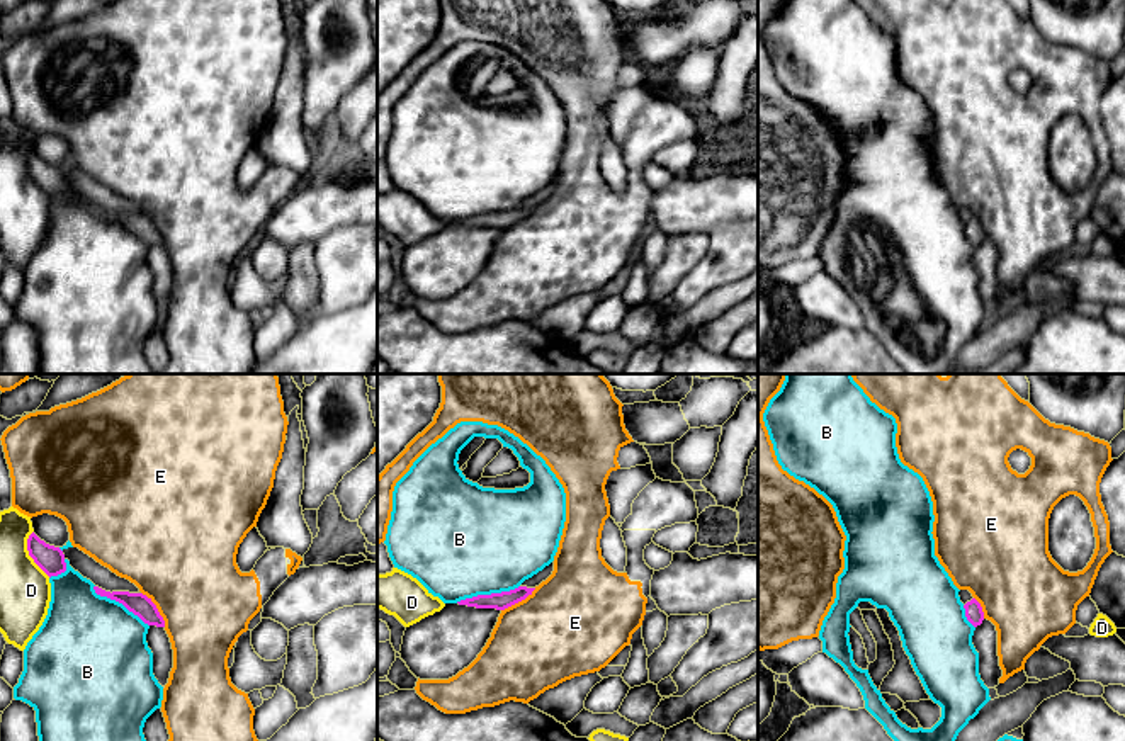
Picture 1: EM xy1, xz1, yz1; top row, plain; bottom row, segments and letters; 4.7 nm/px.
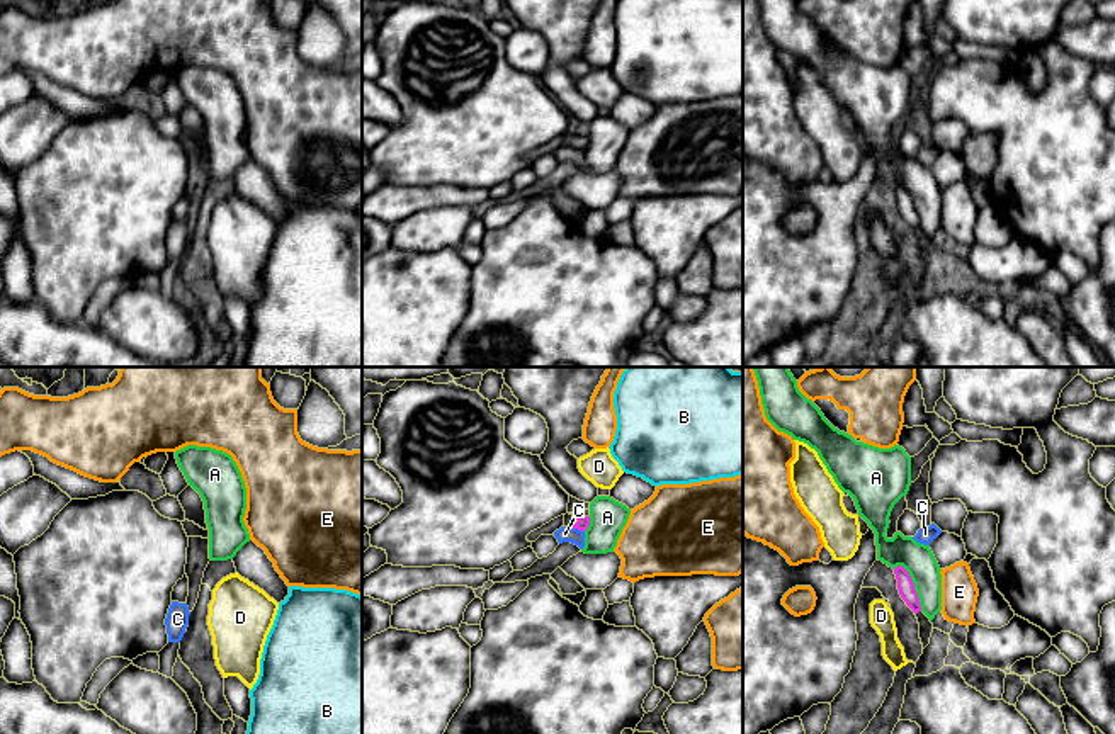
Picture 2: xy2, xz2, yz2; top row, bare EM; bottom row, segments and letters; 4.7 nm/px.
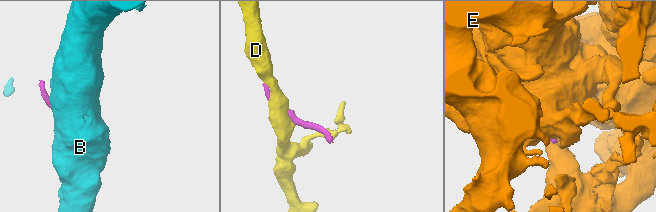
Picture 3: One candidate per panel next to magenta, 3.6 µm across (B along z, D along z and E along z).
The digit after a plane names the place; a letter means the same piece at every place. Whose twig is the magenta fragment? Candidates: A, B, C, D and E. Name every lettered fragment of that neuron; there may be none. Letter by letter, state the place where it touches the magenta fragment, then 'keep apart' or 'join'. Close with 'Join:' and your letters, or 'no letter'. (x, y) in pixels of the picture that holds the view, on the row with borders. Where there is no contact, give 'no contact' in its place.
A: yz2 (913, 585) | keep apart
B: xz1 (486, 595) | keep apart
C: xz2 (578, 529) | keep apart
D: xy1 (29, 554) | keep apart
E: xy1 (157, 609) | keep apart
Join: no letter

